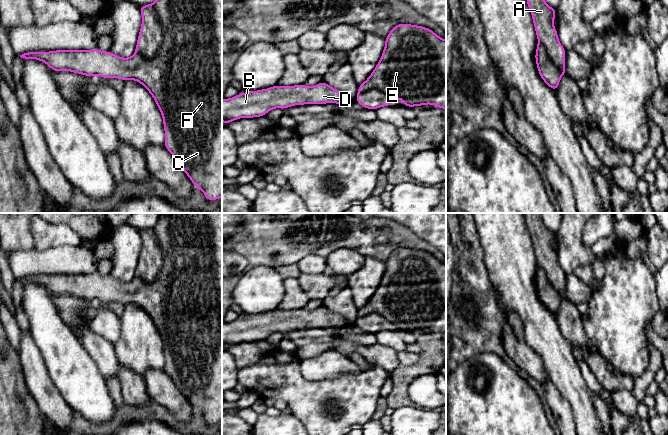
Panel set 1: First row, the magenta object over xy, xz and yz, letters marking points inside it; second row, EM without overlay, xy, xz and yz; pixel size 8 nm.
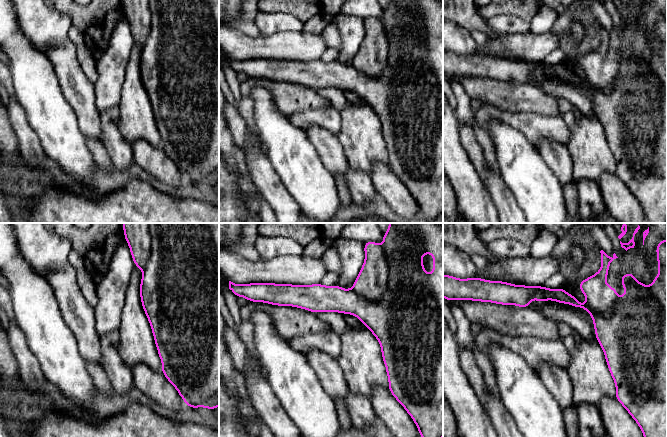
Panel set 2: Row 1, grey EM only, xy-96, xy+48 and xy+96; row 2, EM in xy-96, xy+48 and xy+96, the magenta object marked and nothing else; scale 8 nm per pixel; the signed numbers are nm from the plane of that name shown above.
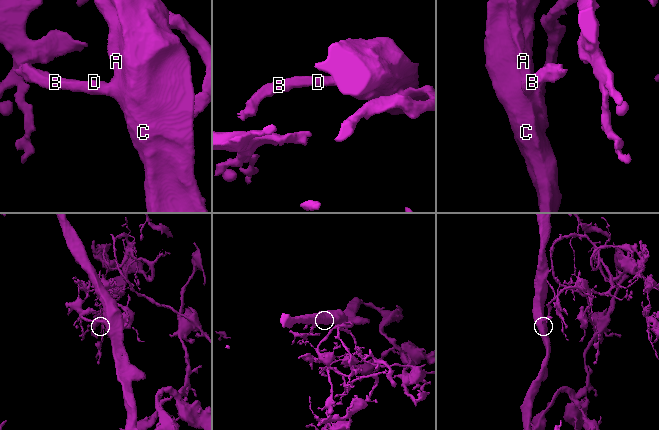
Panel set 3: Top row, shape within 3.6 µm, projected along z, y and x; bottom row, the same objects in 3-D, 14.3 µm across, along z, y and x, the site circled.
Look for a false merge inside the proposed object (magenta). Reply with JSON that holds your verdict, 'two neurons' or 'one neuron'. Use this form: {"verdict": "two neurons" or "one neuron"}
{"verdict": "two neurons"}

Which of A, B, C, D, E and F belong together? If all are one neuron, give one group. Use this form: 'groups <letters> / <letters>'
groups A / B C D E F

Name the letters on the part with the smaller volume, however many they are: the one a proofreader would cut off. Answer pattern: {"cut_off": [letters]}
{"cut_off": ["A"]}

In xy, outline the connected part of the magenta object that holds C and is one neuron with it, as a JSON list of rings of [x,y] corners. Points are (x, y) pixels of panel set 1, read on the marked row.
[[[156,0],[154,6],[161,24],[163,42],[153,58],[146,58],[140,53],[122,58],[98,48],[28,52],[20,57],[42,61],[55,72],[70,71],[87,77],[98,75],[139,82],[149,91],[161,112],[164,147],[193,185],[201,189],[206,200],[215,201],[222,197],[222,0]]]

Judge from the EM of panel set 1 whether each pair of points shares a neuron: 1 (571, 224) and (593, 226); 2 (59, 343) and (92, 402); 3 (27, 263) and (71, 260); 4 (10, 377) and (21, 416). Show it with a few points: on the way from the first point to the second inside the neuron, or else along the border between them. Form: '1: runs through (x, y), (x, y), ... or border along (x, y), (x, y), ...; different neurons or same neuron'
1: border along (586, 223), (582, 233), (582, 242), (590, 248); different neurons
2: runs through (66, 358), (69, 364), (69, 373), (83, 387); same neuron
3: runs through (38, 262), (60, 260); same neuron
4: runs through (10, 387), (11, 406); same neuron

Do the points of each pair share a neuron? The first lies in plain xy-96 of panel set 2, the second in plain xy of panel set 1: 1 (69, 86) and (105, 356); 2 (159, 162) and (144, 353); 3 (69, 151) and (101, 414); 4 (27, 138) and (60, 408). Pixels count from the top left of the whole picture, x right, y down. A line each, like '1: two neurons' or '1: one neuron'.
1: one neuron
2: two neurons
3: one neuron
4: one neuron

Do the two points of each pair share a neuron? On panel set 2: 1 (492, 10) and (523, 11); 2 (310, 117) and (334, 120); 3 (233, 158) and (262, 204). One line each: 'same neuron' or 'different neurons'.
1: same neuron
2: same neuron
3: same neuron

